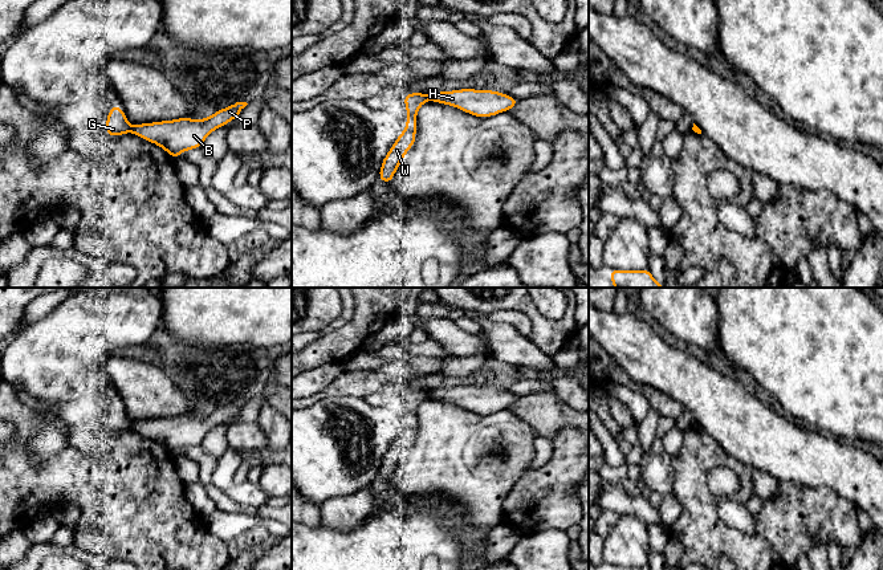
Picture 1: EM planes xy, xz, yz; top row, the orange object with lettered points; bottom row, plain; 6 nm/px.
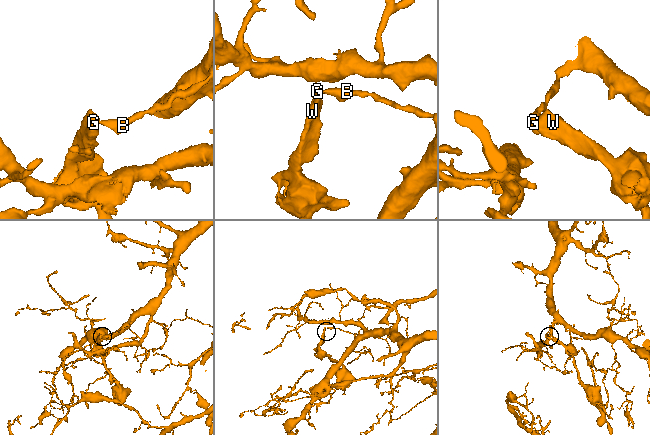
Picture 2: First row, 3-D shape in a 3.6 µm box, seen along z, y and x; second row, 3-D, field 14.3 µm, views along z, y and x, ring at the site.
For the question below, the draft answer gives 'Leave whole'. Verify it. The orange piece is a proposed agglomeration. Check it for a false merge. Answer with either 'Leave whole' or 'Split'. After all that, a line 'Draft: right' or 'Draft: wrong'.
Split
Draft: wrong

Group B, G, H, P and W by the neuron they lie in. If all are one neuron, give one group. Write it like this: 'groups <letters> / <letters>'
groups B H P / G W

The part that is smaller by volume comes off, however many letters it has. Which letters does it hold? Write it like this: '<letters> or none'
G, W

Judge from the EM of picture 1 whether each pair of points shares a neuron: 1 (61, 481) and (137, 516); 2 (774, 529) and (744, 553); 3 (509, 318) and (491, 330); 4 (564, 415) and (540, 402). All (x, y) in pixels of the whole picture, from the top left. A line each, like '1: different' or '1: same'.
1: same
2: different
3: different
4: same

